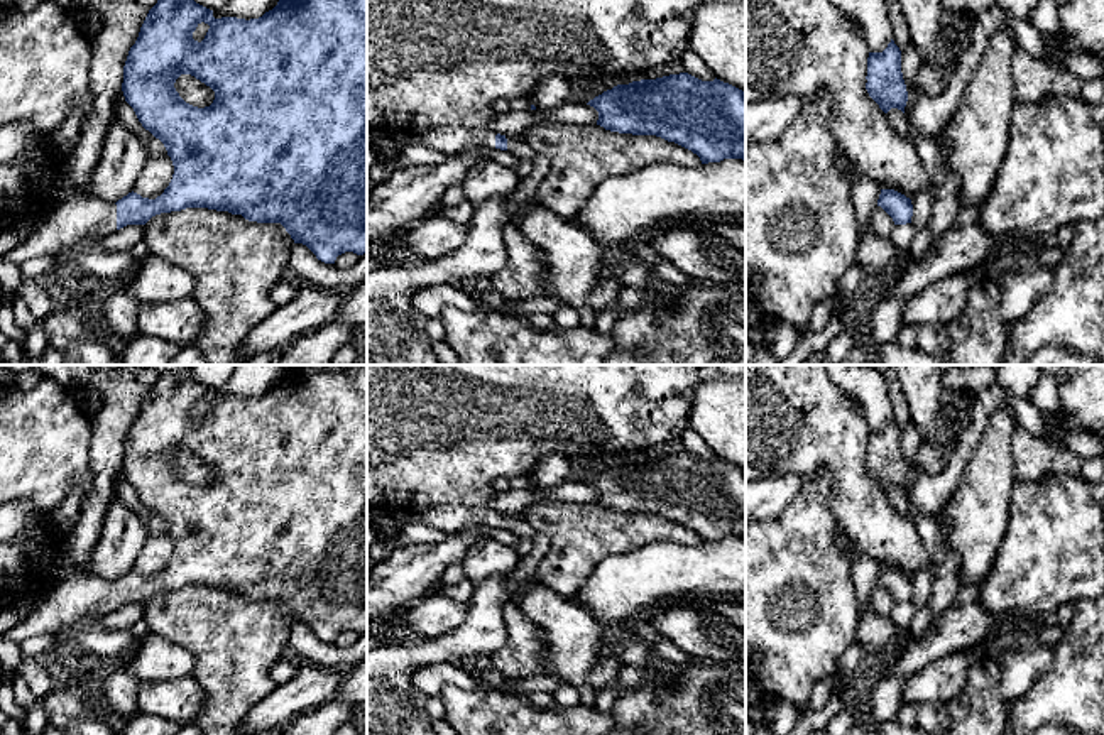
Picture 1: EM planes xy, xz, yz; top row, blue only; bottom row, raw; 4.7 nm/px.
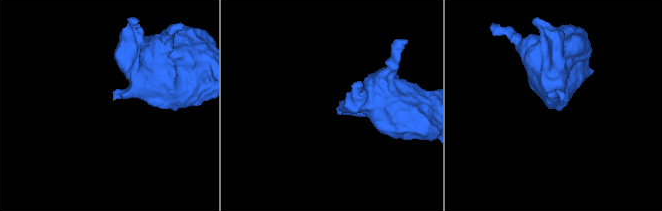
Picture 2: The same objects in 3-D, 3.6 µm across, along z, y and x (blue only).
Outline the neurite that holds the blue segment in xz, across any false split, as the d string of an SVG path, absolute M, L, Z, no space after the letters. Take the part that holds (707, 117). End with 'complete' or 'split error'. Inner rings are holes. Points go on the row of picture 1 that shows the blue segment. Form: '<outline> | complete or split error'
M680 73L656 79L632 81L604 91L587 105L598 112L597 125L605 130L661 137L691 150L700 157L702 164L720 162L724 159L746 161L746 91L717 78L713 81L702 81L688 73Z | complete

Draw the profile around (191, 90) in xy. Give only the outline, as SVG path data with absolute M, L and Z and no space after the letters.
M181 74L174 88L186 103L198 108L210 106L215 100L215 91L191 74Z

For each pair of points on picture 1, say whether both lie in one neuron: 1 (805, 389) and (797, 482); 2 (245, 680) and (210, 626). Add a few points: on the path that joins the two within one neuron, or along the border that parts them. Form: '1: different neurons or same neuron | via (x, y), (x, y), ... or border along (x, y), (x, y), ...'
1: different neurons | border along (805, 477), (785, 473), (763, 480)
2: same neuron | via (235, 666), (234, 649), (224, 639)

